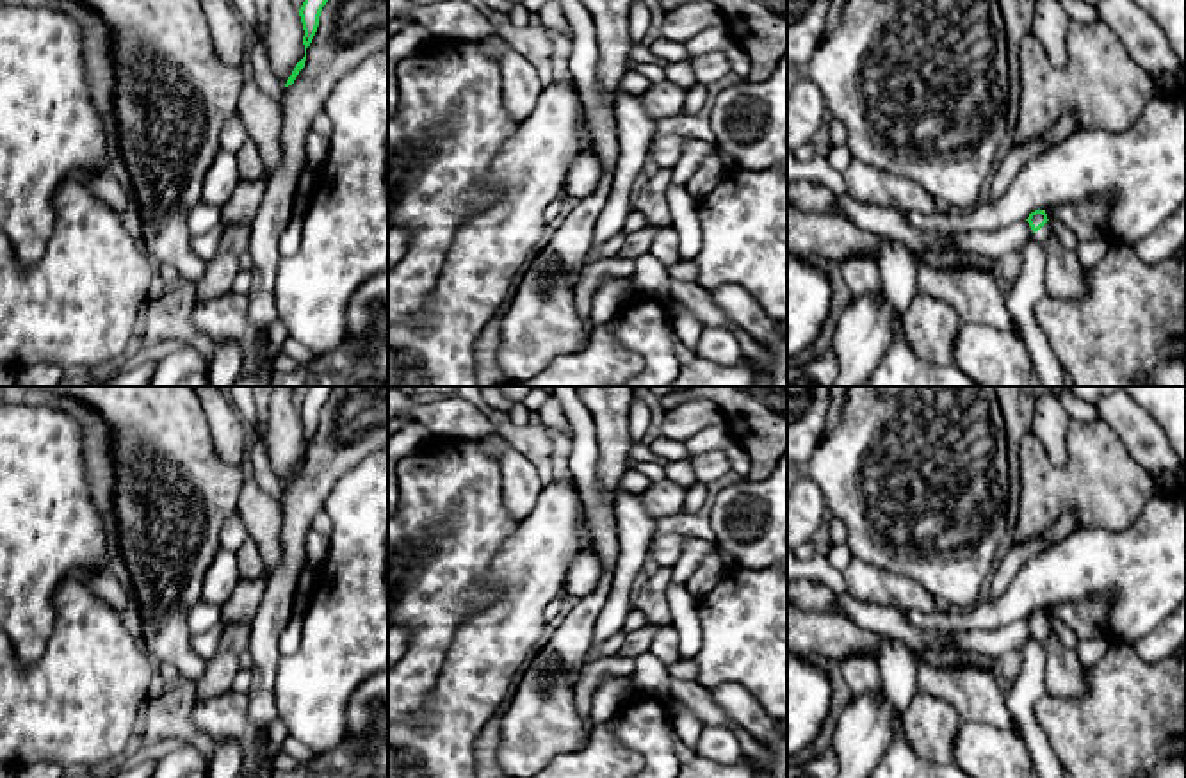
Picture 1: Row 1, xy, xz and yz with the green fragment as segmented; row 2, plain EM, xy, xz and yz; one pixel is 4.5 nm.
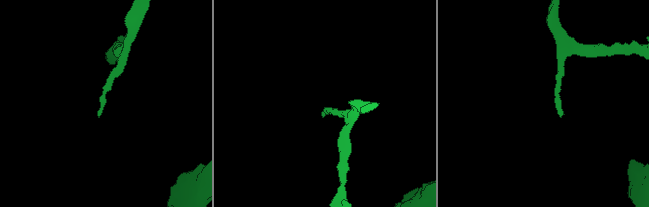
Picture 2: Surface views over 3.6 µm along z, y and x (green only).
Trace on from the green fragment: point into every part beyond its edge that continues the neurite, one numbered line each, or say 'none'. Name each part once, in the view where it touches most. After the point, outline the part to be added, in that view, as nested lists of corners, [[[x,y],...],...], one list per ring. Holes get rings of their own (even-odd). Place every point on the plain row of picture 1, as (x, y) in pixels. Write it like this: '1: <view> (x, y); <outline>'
1: yz (1042, 634); [[[1047,620],[1033,636],[1044,644],[1052,634],[1051,621]]]

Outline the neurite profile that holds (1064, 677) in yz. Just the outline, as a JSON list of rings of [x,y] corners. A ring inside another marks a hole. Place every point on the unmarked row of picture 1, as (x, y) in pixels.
[[[1054,634],[1042,646],[1045,652],[1045,691],[1063,700],[1081,696],[1084,693],[1084,668],[1076,652],[1067,650]]]

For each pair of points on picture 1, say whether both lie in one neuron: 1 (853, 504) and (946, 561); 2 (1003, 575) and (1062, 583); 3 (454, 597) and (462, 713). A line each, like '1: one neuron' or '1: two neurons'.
1: one neuron
2: two neurons
3: two neurons

